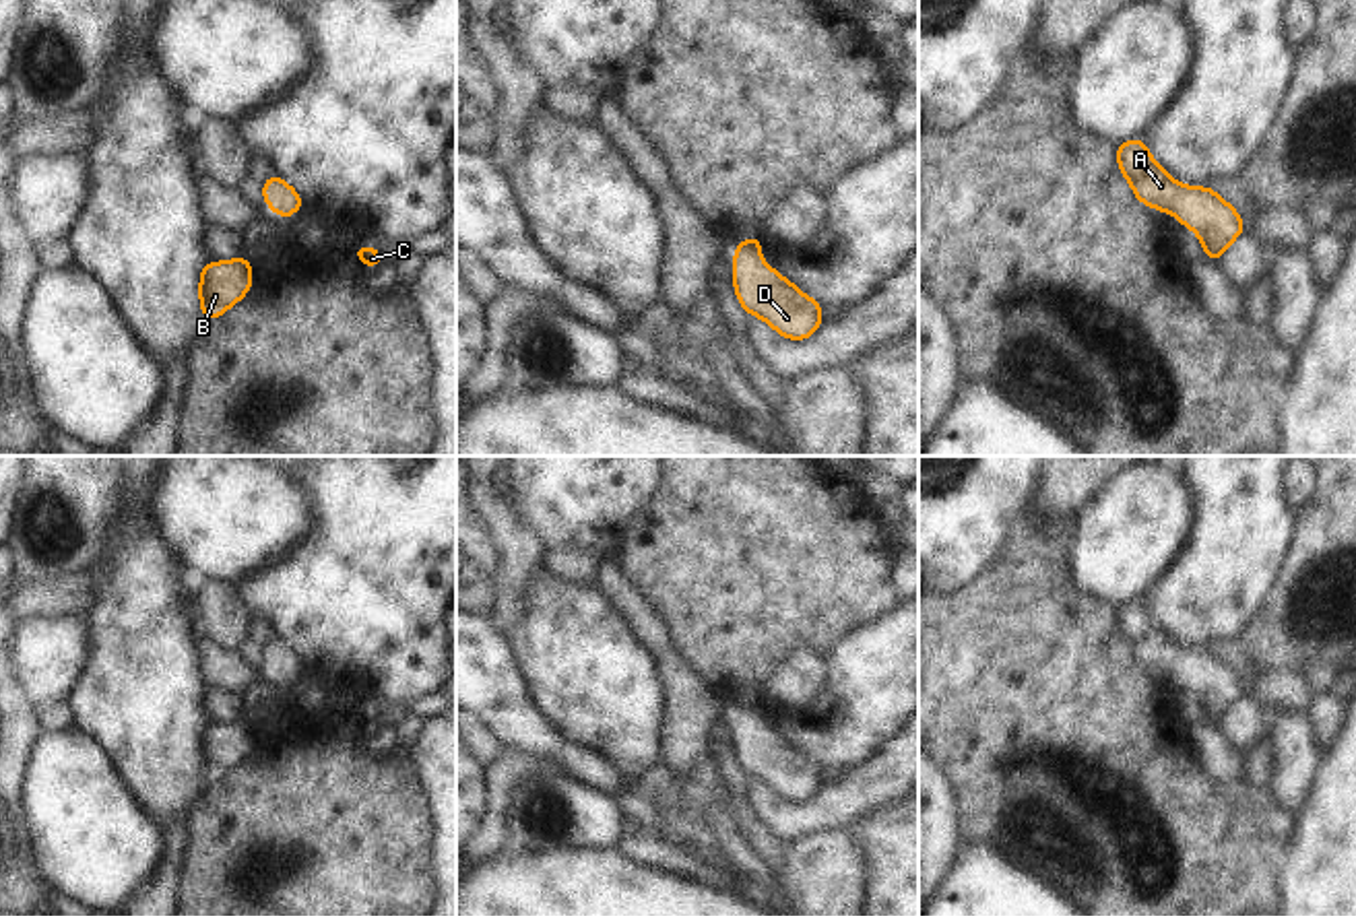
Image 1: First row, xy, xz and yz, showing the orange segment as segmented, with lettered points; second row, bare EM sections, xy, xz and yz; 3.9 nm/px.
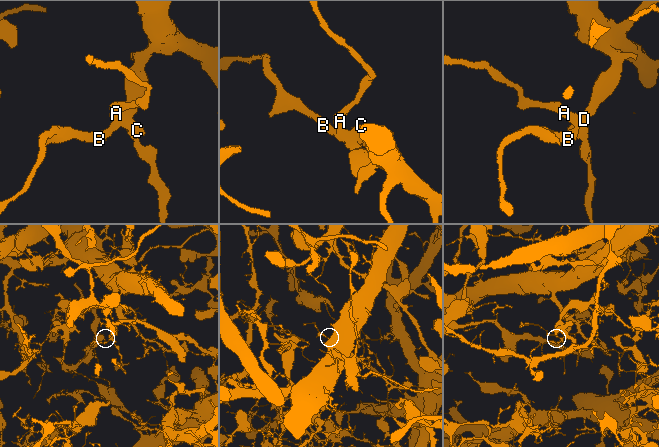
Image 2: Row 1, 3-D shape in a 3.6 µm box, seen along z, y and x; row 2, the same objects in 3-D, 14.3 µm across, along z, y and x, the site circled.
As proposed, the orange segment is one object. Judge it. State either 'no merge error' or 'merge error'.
no merge error

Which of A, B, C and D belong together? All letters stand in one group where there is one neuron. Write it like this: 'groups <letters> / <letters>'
groups A B C D

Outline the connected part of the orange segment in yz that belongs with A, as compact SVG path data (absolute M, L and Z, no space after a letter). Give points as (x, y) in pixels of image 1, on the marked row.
M1141 138L1119 142L1117 159L1135 198L1162 212L1174 212L1181 225L1187 225L1199 235L1205 248L1205 260L1218 262L1228 243L1245 233L1238 210L1222 200L1212 186L1191 188L1176 184L1152 159Z

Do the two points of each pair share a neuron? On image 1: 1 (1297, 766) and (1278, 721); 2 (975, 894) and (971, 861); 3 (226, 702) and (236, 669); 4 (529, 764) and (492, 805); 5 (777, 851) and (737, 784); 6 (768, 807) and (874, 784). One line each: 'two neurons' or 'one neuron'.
1: one neuron
2: one neuron
3: two neurons
4: one neuron
5: one neuron
6: one neuron

